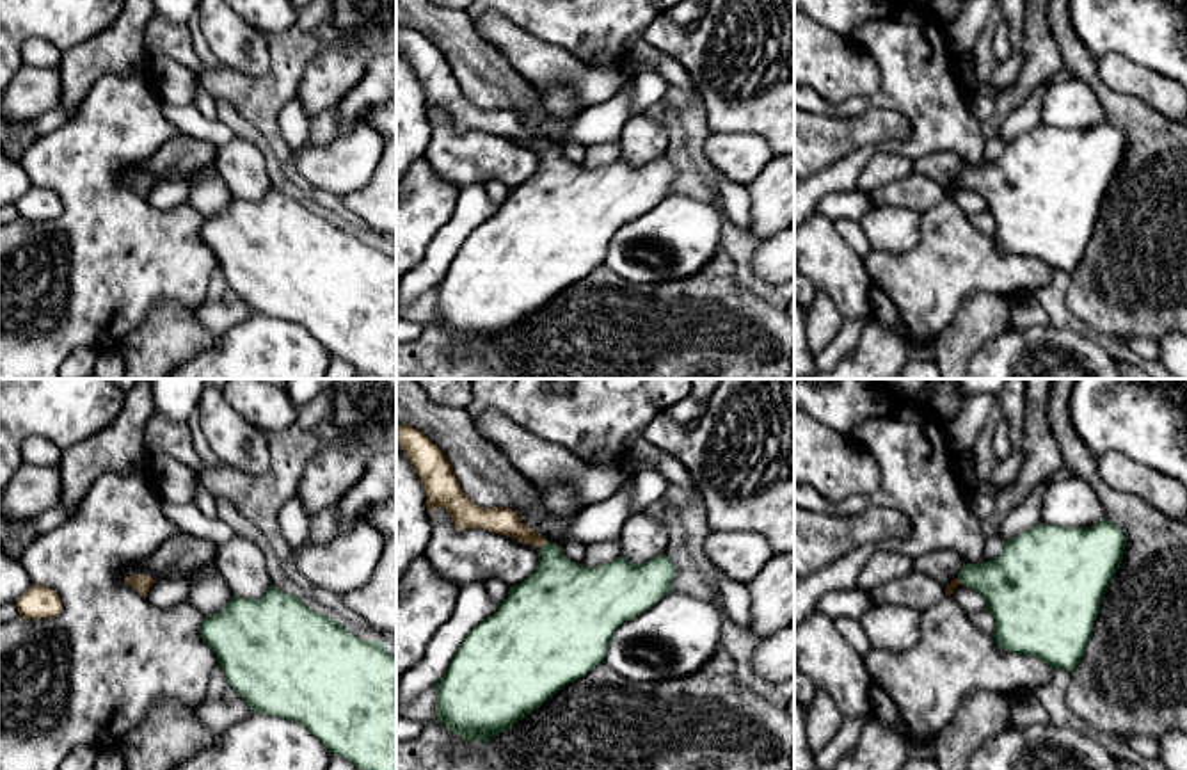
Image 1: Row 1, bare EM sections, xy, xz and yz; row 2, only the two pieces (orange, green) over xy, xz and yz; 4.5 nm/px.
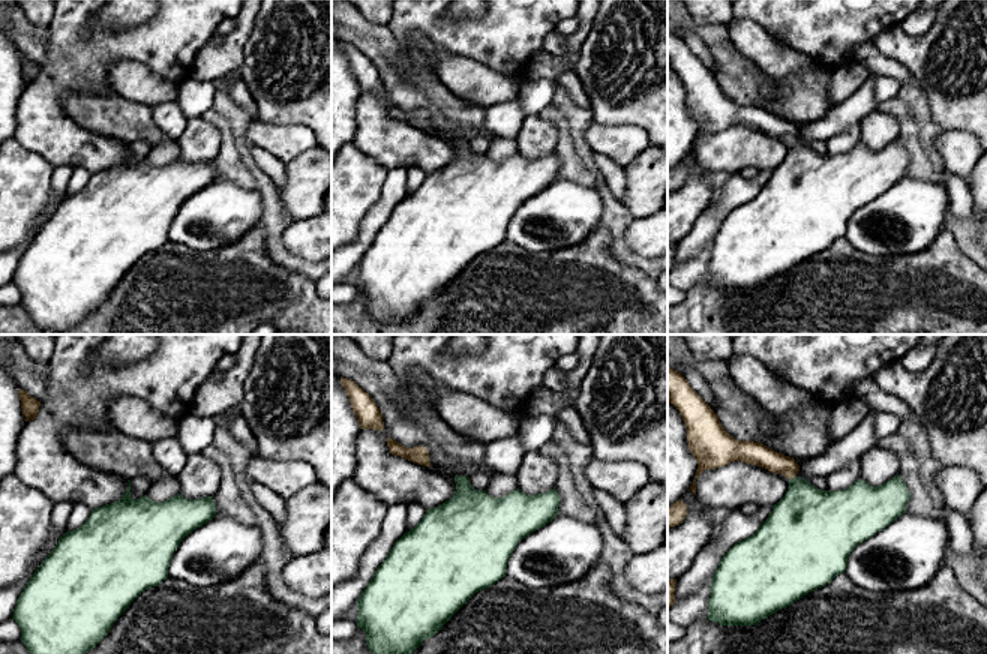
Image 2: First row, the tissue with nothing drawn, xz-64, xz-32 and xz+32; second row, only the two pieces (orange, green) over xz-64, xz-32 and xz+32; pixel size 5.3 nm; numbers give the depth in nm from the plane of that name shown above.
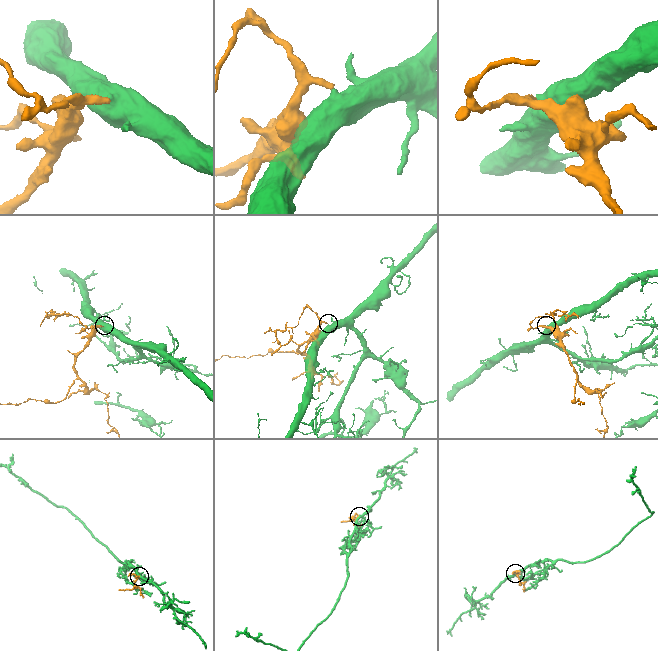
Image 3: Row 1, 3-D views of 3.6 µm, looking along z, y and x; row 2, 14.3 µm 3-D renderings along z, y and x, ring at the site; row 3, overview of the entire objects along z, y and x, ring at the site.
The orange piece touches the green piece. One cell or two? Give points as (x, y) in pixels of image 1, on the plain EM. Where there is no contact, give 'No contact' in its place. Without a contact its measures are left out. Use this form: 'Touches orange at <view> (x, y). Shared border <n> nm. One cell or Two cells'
Touches orange at xz (544, 144). Shared border 50 nm. One cell

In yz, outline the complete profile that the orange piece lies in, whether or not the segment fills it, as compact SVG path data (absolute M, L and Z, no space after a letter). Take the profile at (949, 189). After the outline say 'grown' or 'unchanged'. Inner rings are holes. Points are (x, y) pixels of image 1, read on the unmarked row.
M1105 119L1086 130L1040 124L1004 142L995 162L963 165L960 178L945 187L945 197L960 185L977 192L995 221L992 237L999 251L1073 274L1086 254L1102 199L1121 167L1125 148L1125 133Z; grown

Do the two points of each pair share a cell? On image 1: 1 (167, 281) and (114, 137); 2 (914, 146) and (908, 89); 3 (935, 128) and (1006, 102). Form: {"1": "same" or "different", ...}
{"1": "same", "2": "same", "3": "different"}

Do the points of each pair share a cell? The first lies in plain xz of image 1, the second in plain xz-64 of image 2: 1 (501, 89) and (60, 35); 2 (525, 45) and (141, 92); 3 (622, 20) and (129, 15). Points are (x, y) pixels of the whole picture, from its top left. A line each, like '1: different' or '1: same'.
1: different
2: same
3: different

